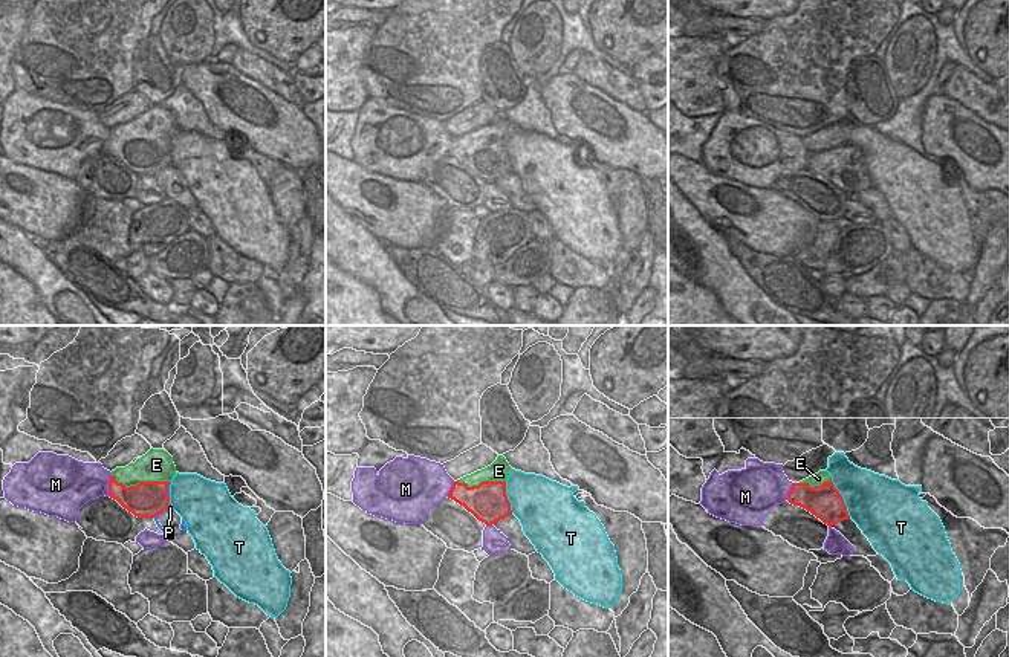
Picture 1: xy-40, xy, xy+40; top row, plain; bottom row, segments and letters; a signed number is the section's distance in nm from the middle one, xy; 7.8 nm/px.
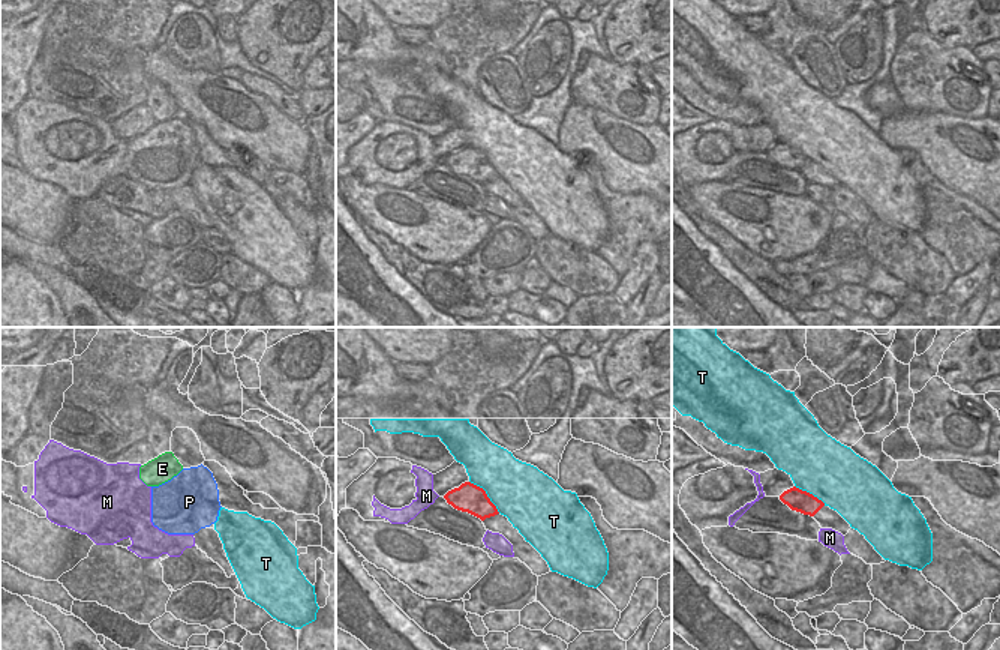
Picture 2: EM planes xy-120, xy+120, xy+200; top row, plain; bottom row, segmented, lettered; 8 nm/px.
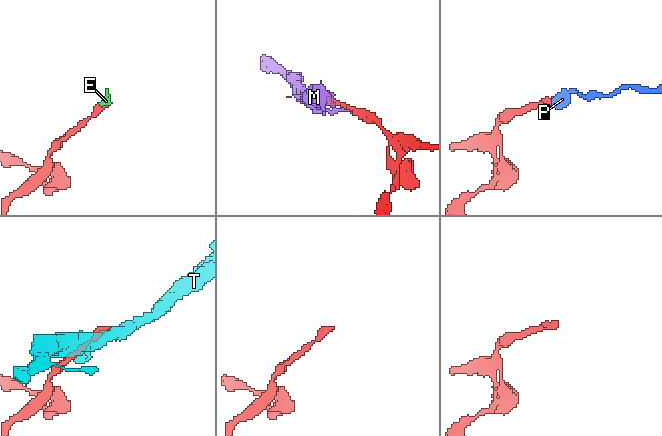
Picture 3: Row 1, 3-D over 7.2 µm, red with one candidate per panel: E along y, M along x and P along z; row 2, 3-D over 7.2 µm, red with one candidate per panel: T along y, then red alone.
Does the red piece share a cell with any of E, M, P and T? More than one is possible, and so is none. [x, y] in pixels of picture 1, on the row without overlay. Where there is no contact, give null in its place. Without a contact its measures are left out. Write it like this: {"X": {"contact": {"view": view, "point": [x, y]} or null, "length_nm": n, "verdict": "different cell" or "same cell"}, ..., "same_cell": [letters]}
{"E": {"contact": {"view": "xy-40", "point": [139, 139]}, "length_nm": 460, "verdict": "different cell"}, "M": {"contact": {"view": "xy-40", "point": [109, 144]}, "length_nm": 170, "verdict": "different cell"}, "P": {"contact": {"view": "xy-40", "point": [162, 168]}, "length_nm": 180, "verdict": "same cell"}, "T": {"contact": {"view": "xy+40", "point": [841, 155]}, "length_nm": 380, "verdict": "different cell"}, "same_cell": ["P"]}

